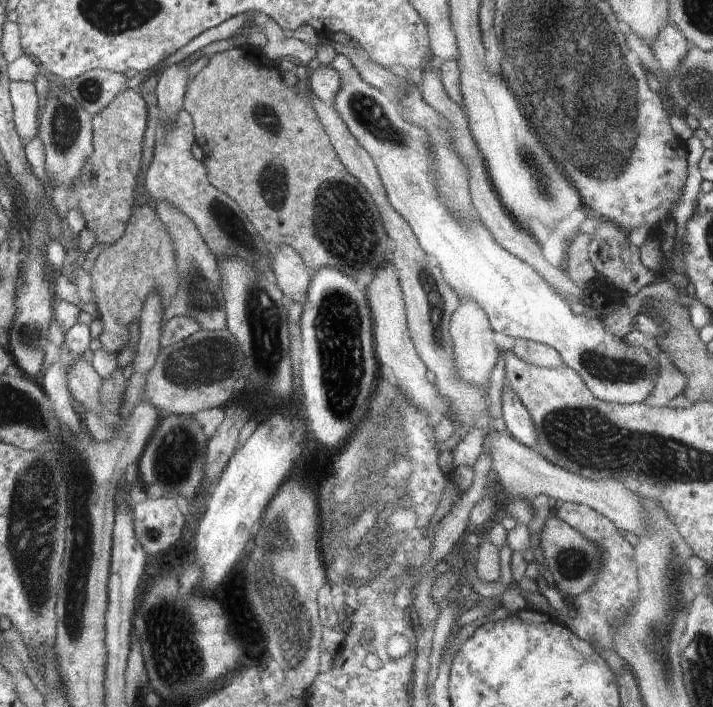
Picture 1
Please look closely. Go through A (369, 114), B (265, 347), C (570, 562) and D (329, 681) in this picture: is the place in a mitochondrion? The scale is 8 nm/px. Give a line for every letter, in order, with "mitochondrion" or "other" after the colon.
A: mitochondrion
B: mitochondrion
C: mitochondrion
D: other

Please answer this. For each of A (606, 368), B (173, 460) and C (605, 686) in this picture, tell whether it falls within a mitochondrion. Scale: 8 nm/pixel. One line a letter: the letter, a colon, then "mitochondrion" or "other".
A: mitochondrion
B: mitochondrion
C: other

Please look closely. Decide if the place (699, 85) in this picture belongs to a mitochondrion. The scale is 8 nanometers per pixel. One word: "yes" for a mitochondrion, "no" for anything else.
yes

